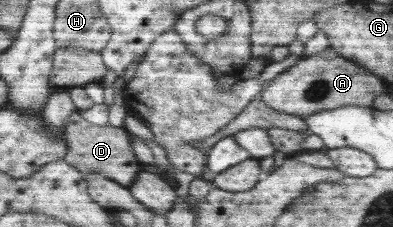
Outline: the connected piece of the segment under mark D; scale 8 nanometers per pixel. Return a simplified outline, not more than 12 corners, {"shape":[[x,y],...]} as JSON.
{"shape":[[75,110],[64,160],[128,186],[141,163],[124,127],[94,125]]}

